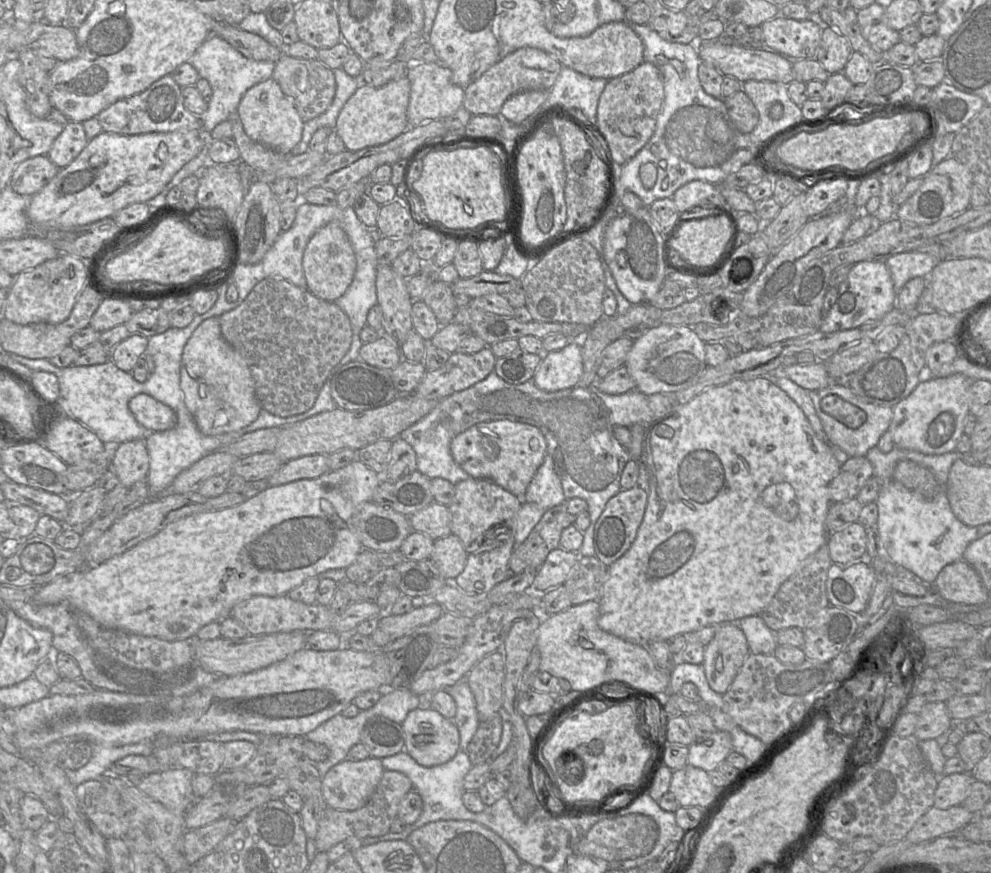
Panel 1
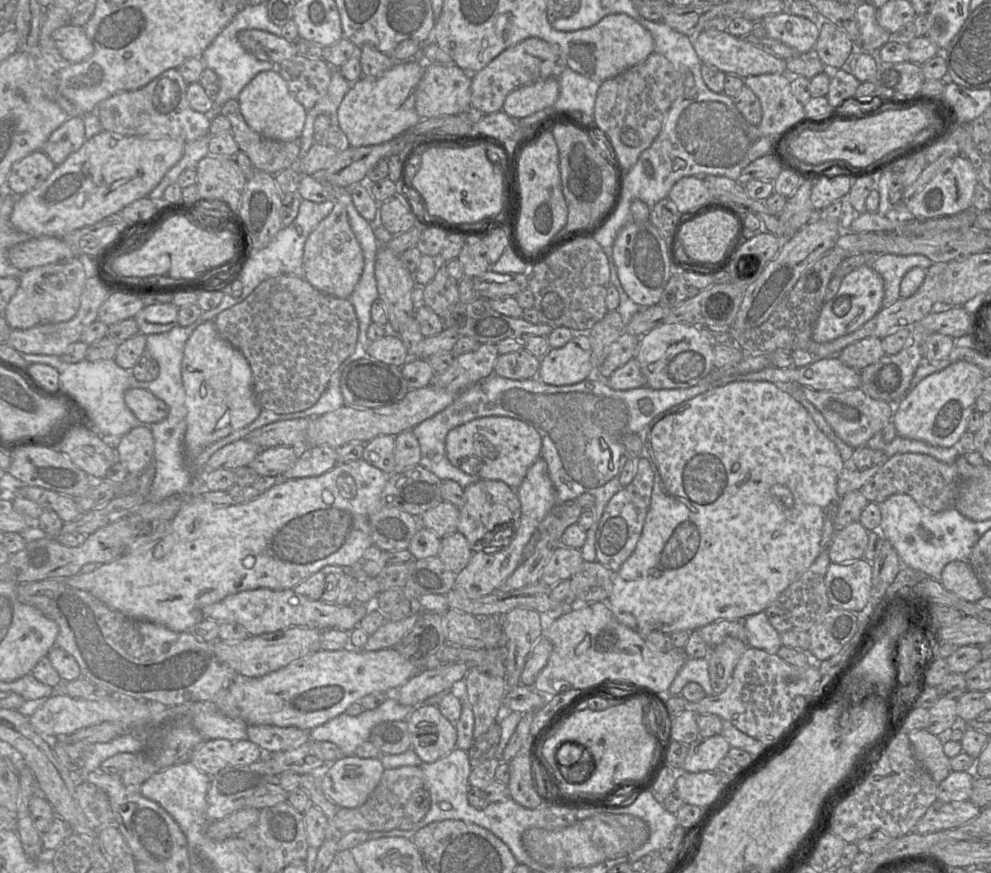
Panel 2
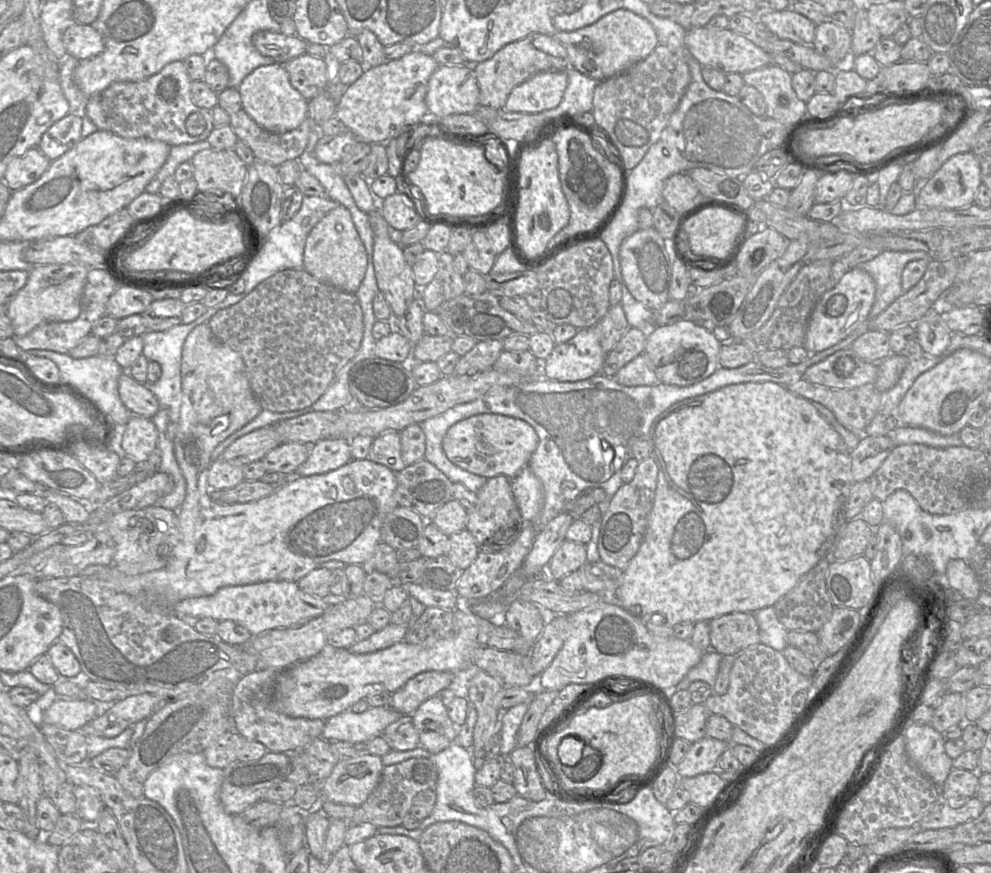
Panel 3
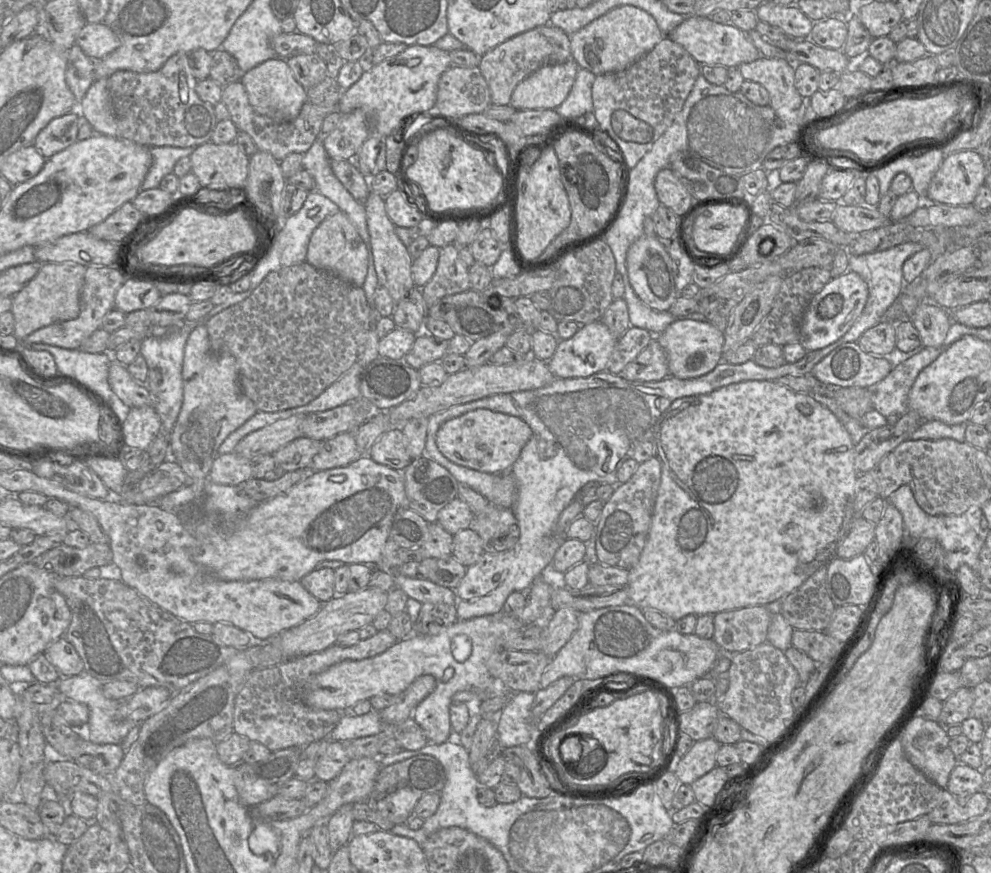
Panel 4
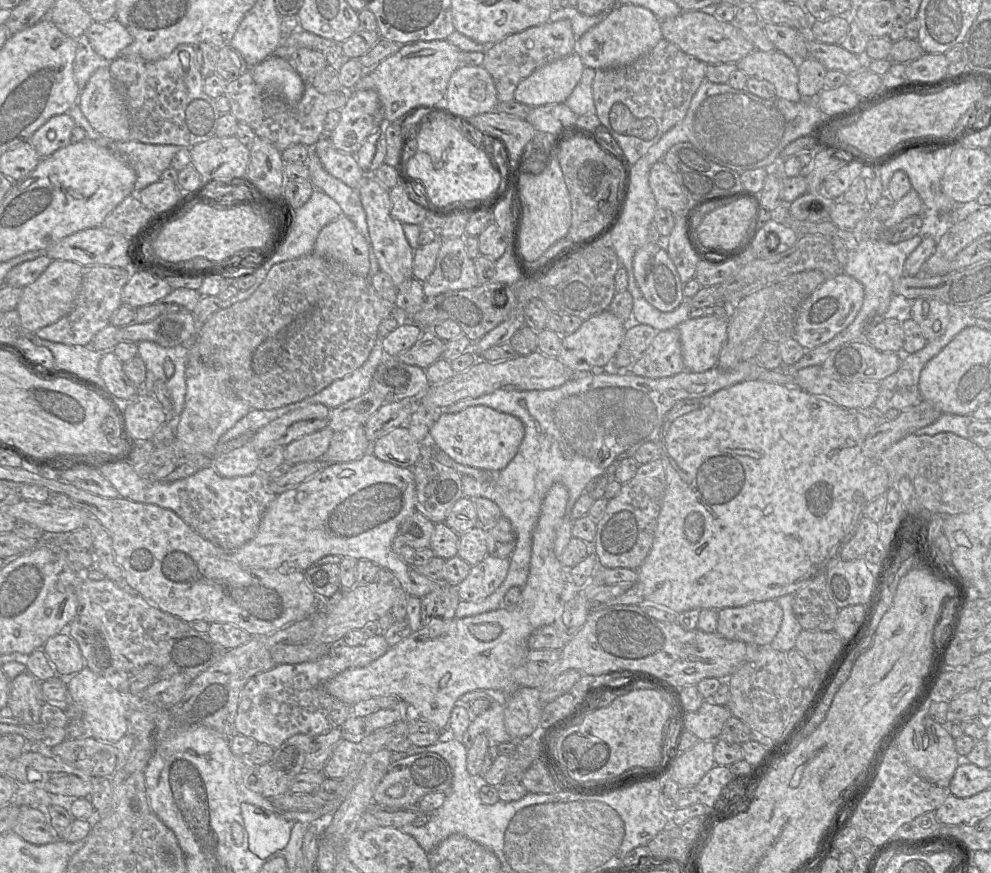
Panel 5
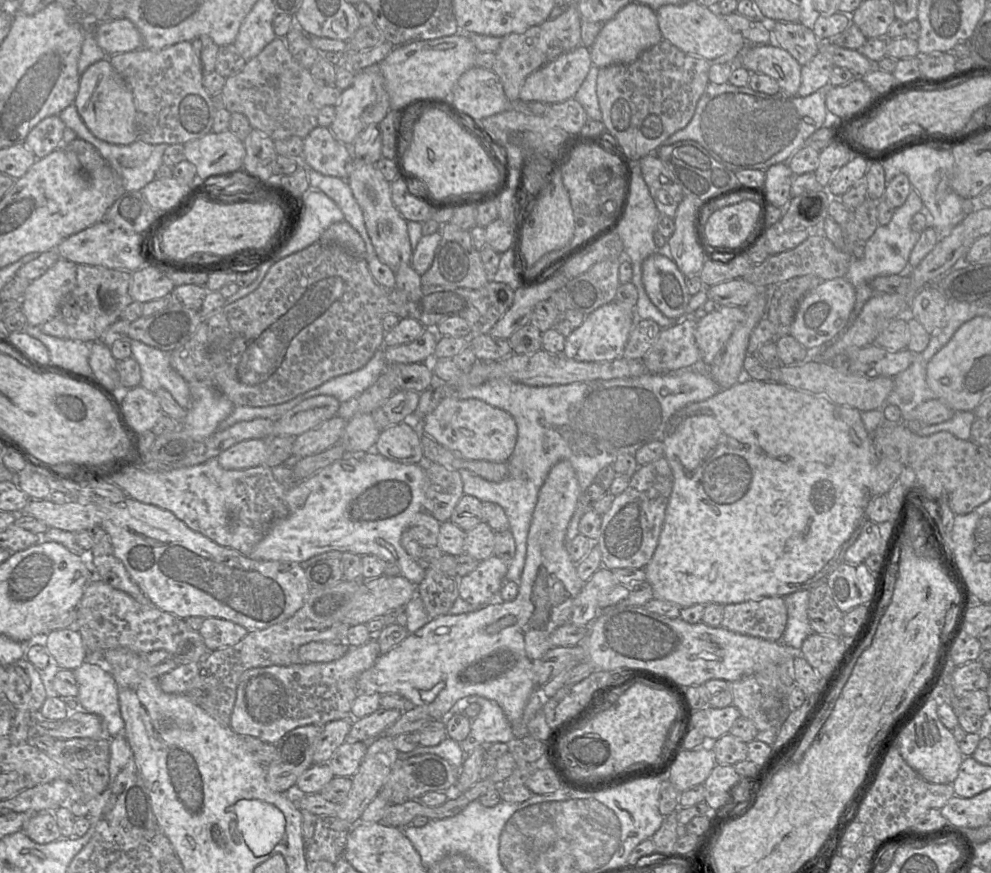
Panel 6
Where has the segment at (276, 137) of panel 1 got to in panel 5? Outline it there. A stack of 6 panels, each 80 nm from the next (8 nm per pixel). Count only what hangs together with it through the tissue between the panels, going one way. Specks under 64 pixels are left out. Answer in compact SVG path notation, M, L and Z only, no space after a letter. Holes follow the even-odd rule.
M272 55L254 67L250 67L254 82L268 96L297 104L304 93L305 82L288 59Z

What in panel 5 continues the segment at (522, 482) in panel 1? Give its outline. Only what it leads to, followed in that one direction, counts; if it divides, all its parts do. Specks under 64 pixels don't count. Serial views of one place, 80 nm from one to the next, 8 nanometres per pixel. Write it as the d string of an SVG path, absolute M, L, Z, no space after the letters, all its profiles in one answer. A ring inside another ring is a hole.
M477 405L455 413L440 414L430 428L429 441L436 450L458 464L499 472L517 454L524 434L524 425L517 417L485 405Z

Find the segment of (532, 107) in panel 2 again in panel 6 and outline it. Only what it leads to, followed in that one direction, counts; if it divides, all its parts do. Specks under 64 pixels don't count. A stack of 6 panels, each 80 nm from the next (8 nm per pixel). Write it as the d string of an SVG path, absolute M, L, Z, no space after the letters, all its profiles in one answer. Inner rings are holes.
M580 44L573 50L559 55L529 74L521 86L519 99L554 104L573 98L585 80L591 66L590 50Z

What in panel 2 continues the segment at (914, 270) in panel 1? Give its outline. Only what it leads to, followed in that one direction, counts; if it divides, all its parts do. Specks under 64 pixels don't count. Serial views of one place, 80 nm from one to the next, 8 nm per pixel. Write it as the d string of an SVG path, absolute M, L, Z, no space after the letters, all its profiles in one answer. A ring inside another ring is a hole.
M881 254L873 257L871 266L882 277L884 297L882 307L888 307L900 298L900 284L904 275L914 267L924 270L933 262L924 255Z

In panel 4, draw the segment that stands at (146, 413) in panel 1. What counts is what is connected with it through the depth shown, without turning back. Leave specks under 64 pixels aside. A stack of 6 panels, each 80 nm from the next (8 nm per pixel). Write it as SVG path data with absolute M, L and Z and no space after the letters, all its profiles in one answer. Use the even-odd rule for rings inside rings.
M112 357L108 371L112 391L127 408L153 405L153 396L145 384L137 383L127 367Z

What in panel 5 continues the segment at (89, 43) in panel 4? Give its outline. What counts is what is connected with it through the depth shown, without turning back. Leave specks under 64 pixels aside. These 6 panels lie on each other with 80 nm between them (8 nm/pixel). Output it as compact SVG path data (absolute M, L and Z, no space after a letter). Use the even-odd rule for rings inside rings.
M115 18L92 22L85 35L94 51L108 61L117 58L133 41L127 29Z

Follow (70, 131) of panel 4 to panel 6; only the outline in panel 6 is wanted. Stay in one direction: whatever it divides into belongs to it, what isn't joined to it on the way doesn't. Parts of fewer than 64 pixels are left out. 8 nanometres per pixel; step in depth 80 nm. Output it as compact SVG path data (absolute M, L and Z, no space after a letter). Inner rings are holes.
M58 115L41 120L27 135L24 144L35 155L43 158L62 146L65 123Z

